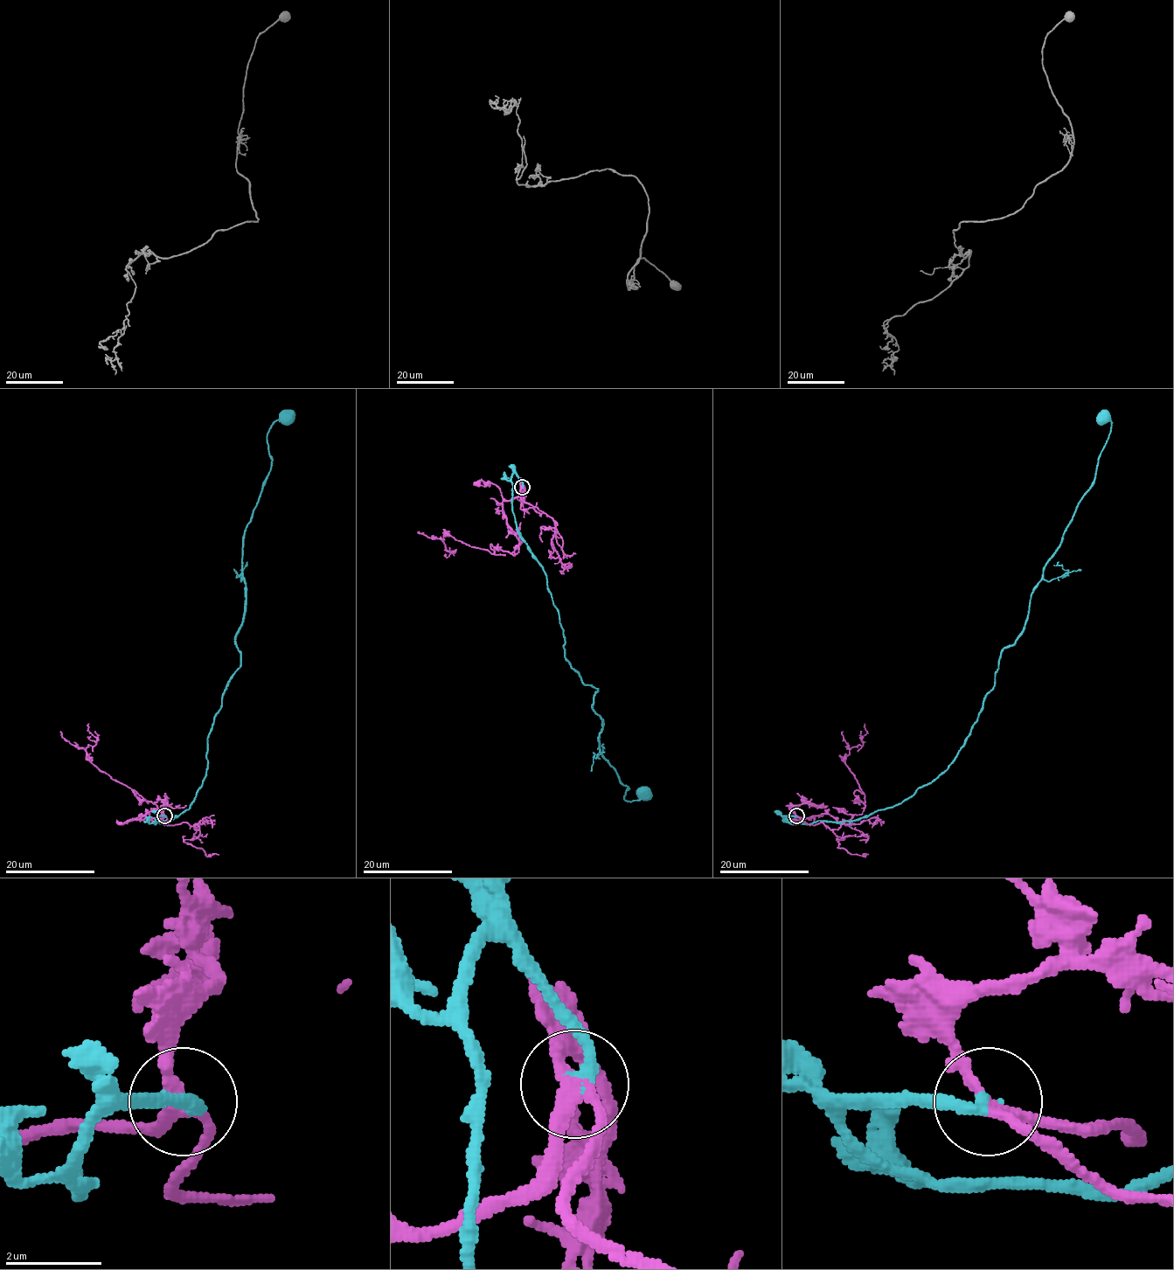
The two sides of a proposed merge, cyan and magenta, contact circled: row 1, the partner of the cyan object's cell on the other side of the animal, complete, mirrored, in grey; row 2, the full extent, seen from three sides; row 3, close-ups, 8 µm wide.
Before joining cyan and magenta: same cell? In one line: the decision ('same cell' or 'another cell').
same cell

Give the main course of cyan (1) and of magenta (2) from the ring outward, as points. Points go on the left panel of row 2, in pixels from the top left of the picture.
1: (164, 815), (155, 824), (195, 800), (207, 736), (240, 664), (243, 537), (270, 468), (269, 427), (288, 416)
2: (164, 815), (148, 819), (163, 816), (156, 804), (91, 762), (86, 748), (97, 739), (89, 723)

